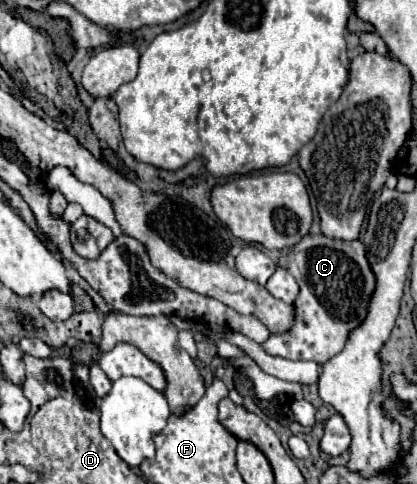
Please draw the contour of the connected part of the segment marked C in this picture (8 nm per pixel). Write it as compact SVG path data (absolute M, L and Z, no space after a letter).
M308 234L298 244L282 250L280 262L298 282L300 294L294 302L296 322L284 334L272 334L262 348L272 356L288 360L316 360L324 364L336 356L350 334L366 316L368 300L374 290L374 274L366 260L360 240L332 240L324 234Z

